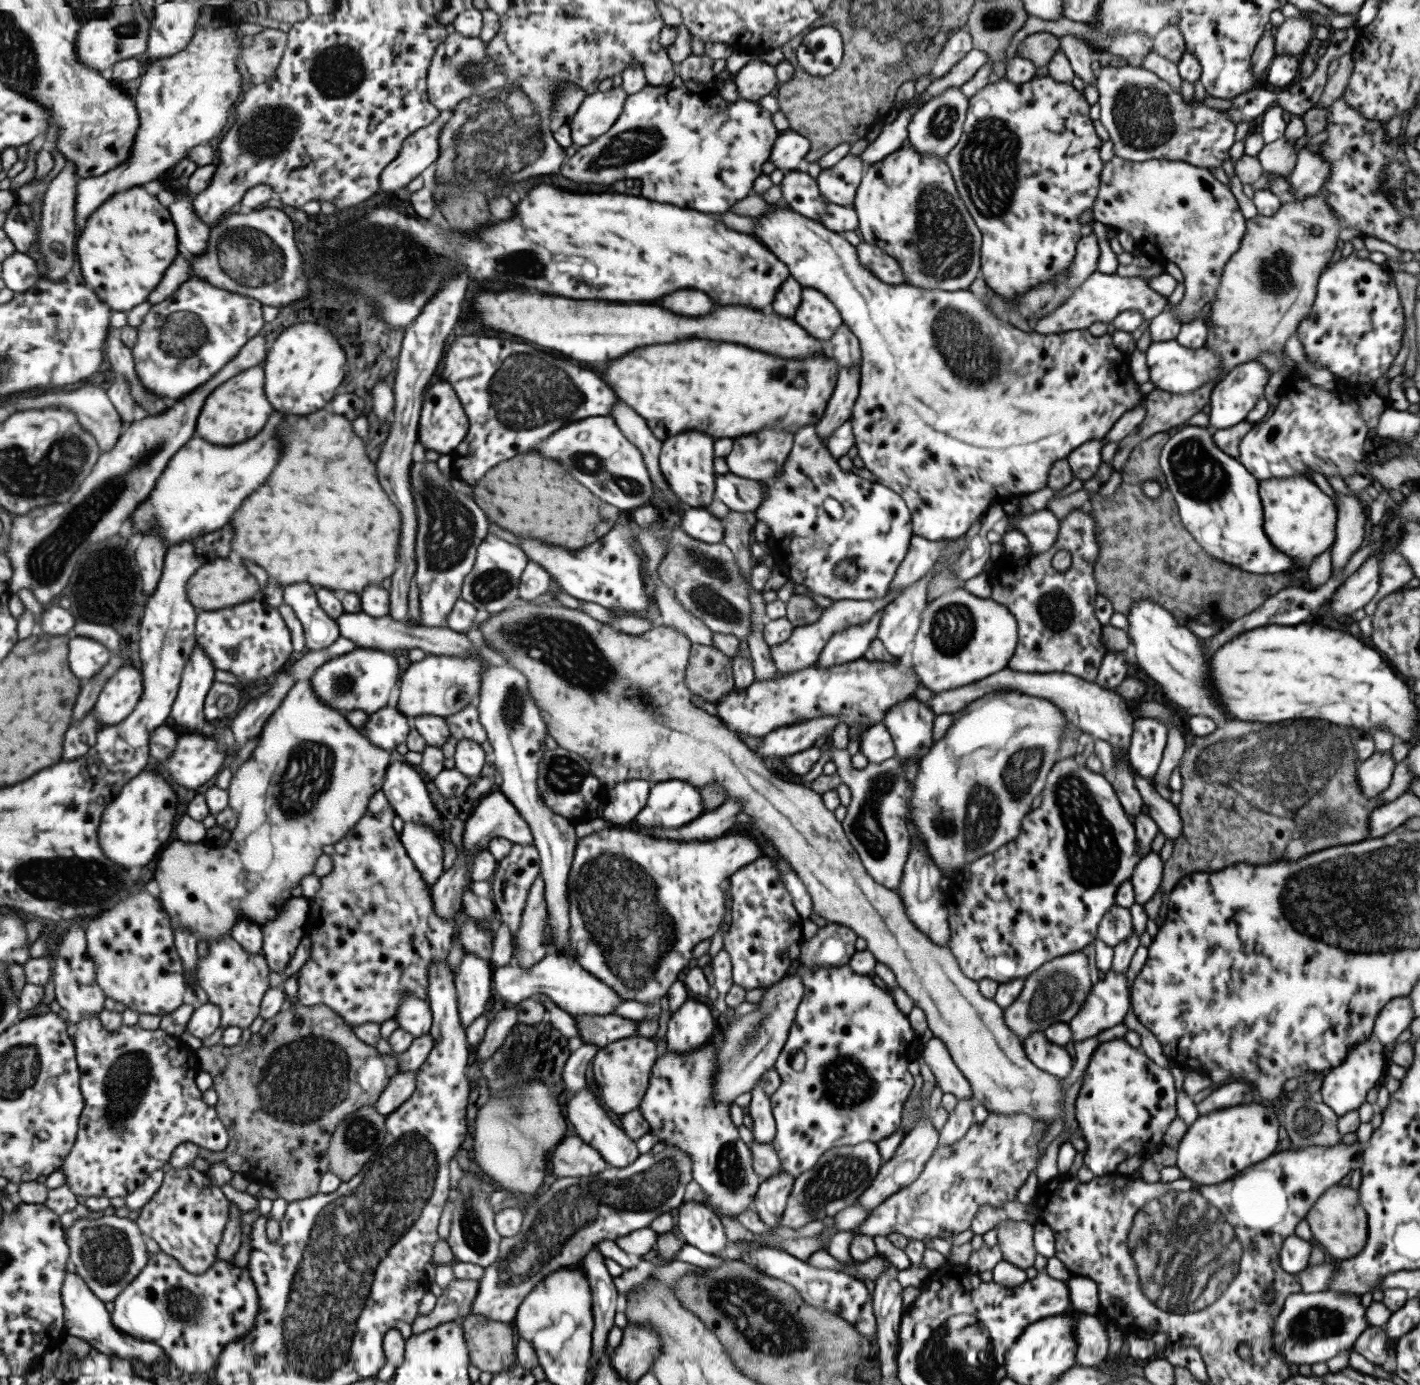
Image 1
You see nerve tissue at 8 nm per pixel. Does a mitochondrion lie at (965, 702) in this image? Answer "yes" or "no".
no

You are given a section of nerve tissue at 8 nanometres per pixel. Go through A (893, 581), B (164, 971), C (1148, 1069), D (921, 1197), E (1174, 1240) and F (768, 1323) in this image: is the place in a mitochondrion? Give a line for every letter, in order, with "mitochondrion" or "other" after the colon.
A: other
B: other
C: other
D: mitochondrion
E: mitochondrion
F: mitochondrion

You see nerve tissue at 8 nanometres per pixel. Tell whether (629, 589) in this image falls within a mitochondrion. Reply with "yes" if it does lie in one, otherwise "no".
no

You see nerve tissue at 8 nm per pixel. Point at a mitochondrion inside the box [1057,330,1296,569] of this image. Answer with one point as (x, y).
(1200, 478)

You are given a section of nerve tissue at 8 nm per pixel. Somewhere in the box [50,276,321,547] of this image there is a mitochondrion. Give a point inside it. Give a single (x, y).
(181, 335)

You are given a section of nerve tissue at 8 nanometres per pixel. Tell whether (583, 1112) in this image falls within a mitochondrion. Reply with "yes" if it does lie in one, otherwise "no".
no

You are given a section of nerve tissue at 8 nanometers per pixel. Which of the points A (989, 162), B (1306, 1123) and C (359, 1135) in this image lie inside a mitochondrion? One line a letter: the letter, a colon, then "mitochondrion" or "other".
A: mitochondrion
B: mitochondrion
C: mitochondrion

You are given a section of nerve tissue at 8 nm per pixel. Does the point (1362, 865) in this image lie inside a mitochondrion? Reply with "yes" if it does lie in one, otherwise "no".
yes

